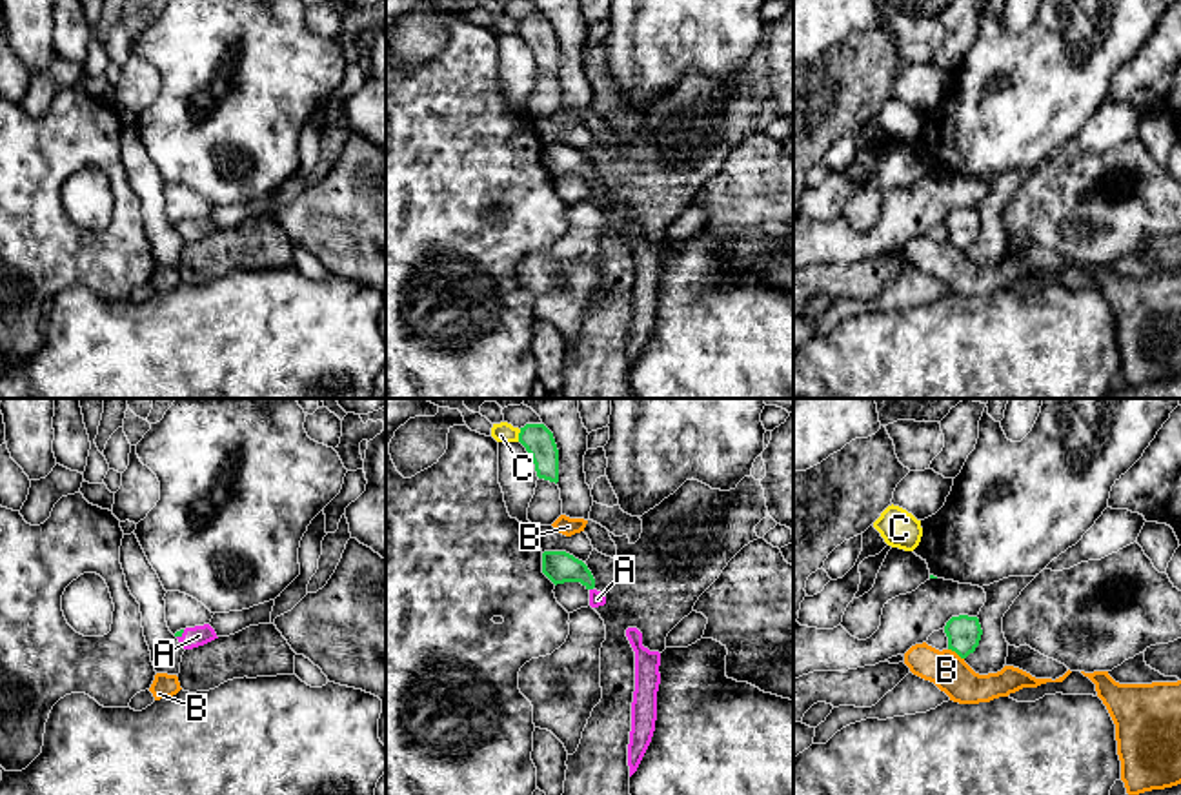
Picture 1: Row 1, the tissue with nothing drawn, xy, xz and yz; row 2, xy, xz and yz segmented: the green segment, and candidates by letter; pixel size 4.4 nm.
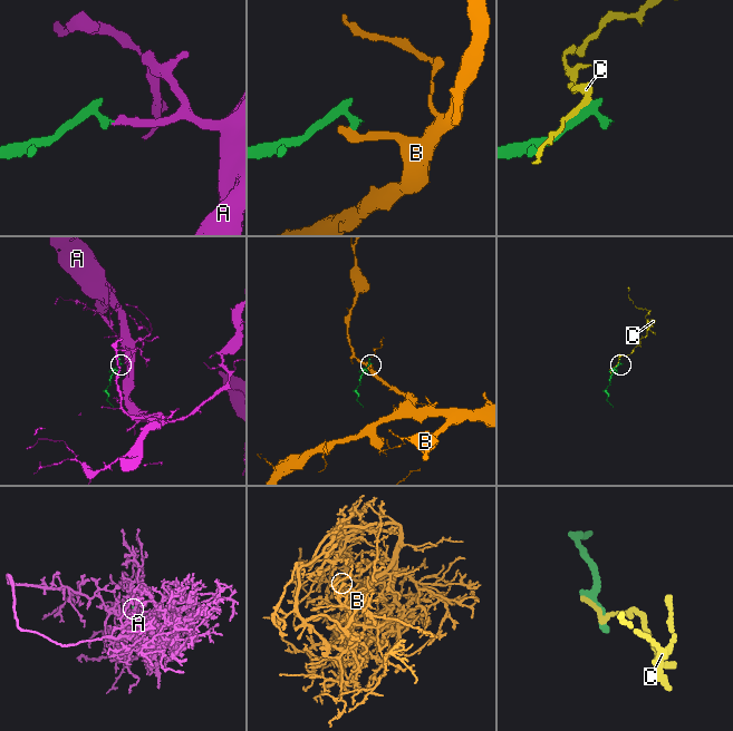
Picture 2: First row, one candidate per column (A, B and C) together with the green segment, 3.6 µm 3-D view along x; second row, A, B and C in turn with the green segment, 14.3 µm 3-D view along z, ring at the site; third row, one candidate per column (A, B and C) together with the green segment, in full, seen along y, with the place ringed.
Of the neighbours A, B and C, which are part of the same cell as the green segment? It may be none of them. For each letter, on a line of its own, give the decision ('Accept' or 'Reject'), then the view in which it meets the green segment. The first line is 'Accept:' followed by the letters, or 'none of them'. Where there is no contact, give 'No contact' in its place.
Accept: A
A: Accept. Touches green in xy
B: Reject. Touches green in yz
C: Reject. Touches green in xz

